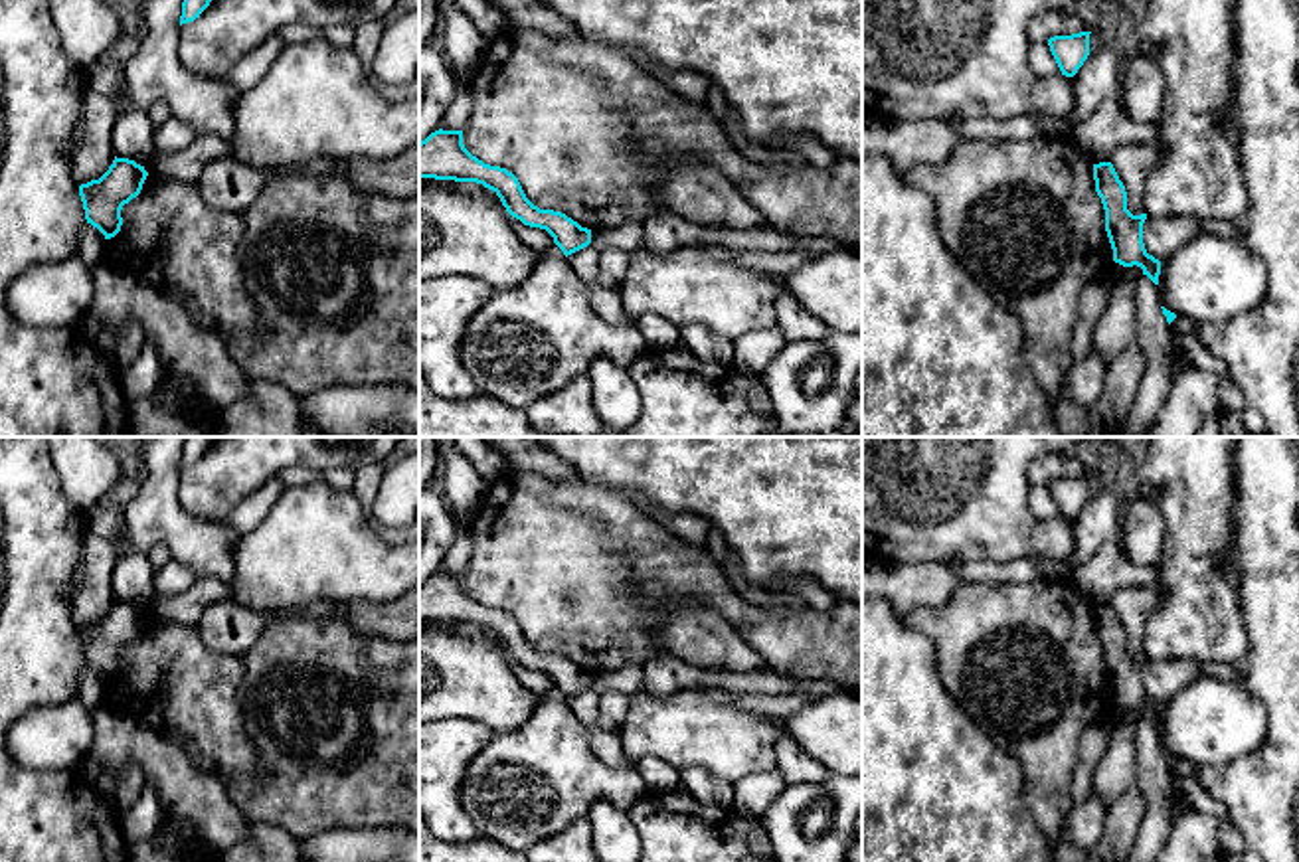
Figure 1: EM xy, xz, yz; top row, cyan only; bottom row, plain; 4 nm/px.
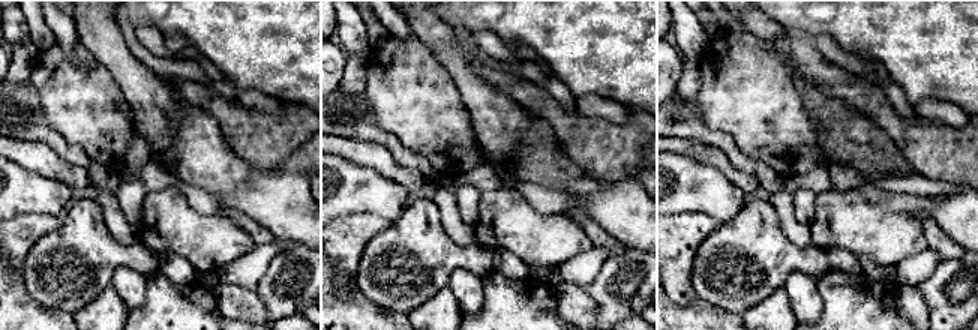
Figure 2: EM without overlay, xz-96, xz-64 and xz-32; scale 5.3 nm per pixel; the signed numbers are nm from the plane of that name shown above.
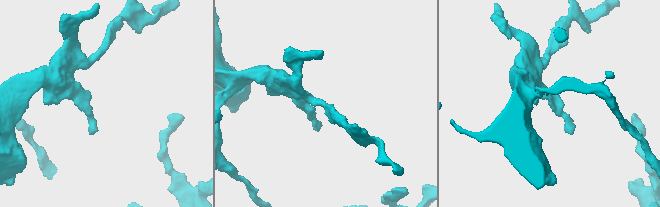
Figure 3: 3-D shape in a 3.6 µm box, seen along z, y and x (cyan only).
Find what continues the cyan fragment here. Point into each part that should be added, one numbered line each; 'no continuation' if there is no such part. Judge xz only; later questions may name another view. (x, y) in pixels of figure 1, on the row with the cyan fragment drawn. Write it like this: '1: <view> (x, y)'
no continuation

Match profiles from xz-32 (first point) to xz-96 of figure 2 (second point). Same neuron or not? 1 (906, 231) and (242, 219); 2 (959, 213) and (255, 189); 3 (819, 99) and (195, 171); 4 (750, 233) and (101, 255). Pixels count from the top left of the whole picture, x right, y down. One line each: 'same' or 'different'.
1: different
2: same
3: different
4: same

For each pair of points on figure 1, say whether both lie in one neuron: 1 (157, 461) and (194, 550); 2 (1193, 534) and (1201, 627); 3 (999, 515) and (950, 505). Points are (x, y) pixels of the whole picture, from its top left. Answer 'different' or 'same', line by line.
1: same
2: same
3: same

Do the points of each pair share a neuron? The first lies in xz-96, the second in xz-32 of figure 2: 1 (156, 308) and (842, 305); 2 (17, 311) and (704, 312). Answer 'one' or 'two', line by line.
1: one
2: one

